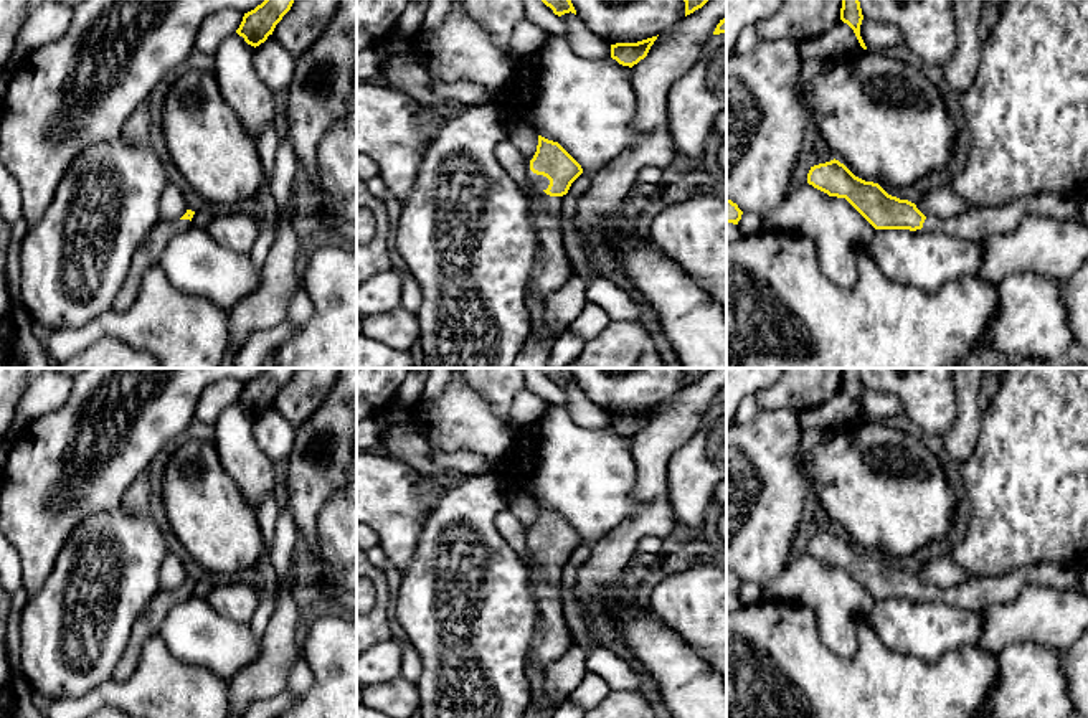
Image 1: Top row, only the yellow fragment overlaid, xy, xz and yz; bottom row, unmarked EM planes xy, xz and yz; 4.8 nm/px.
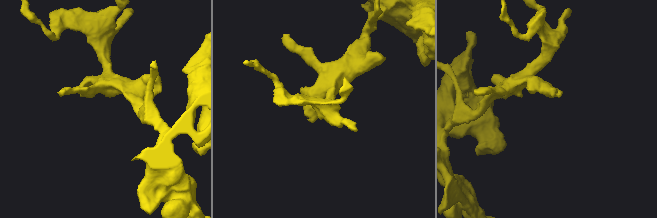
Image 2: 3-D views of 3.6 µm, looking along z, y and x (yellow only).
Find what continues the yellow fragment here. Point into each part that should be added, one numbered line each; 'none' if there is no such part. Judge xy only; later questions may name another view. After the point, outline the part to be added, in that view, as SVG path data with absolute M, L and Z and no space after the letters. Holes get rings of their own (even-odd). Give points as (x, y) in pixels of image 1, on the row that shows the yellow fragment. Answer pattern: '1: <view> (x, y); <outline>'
1: xy (149, 251); M190 220L160 221L150 234L139 244L132 256L130 269L125 276L125 282L116 295L114 309L127 309L137 297L142 284L144 272L158 264L162 253L172 236L187 229L192 224Z

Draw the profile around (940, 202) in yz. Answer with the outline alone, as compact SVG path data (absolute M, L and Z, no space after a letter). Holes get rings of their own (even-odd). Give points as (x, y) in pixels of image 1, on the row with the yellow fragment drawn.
M933 188L918 201L916 208L926 218L949 218L974 210L949 188Z

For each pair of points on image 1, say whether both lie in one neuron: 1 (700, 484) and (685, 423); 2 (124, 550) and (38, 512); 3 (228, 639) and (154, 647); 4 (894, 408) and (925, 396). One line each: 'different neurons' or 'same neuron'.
1: different neurons
2: different neurons
3: different neurons
4: different neurons

